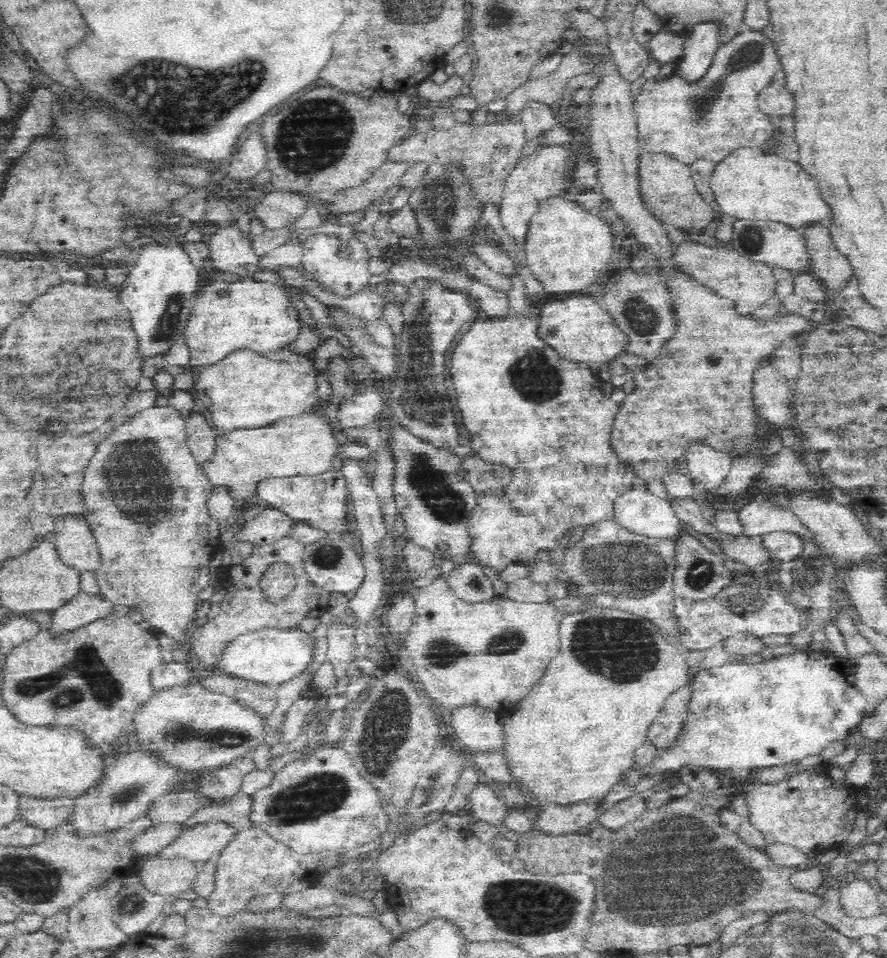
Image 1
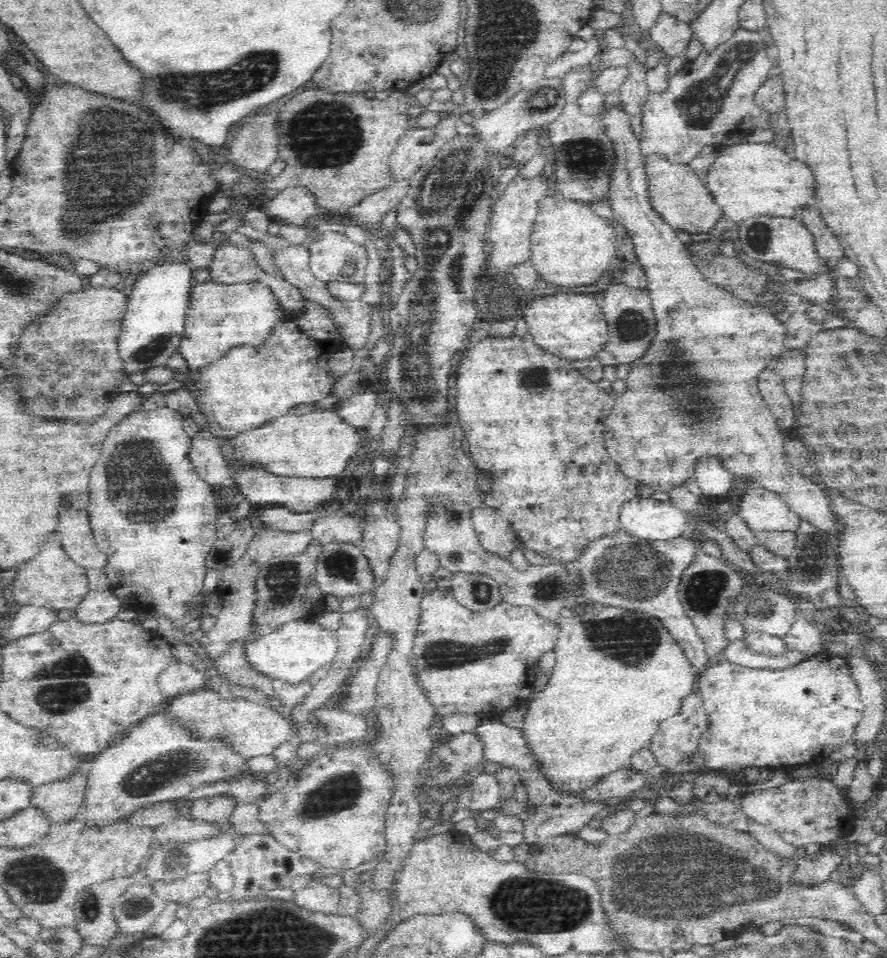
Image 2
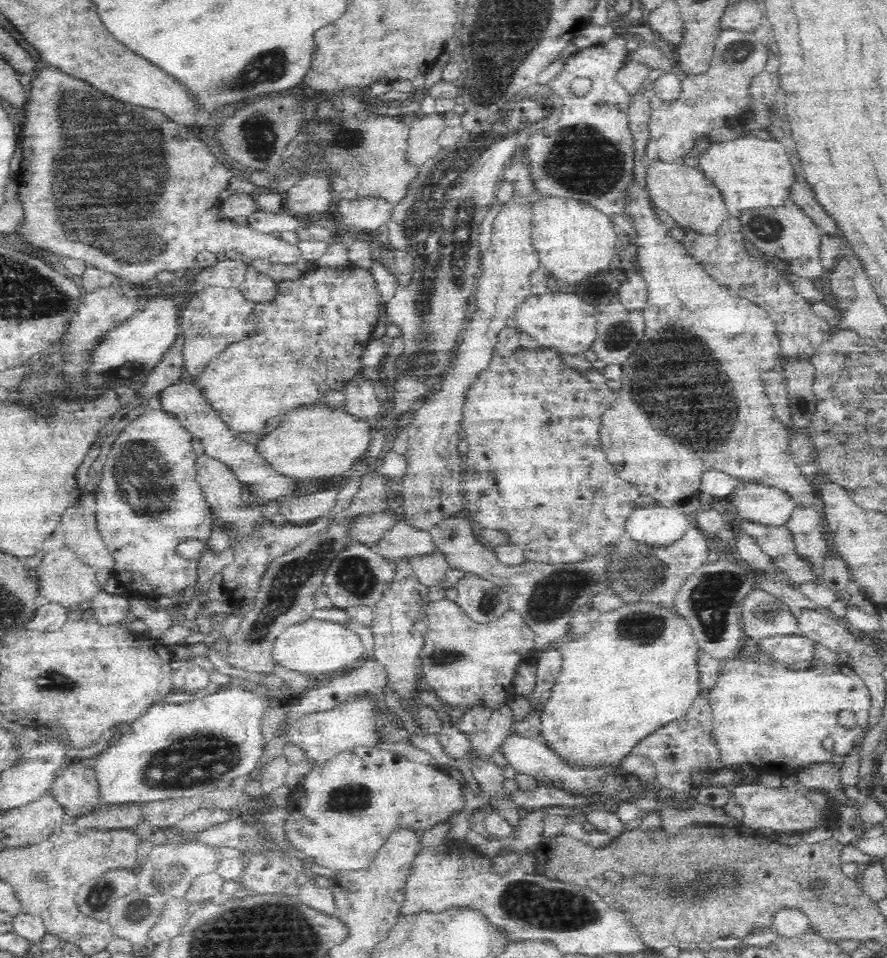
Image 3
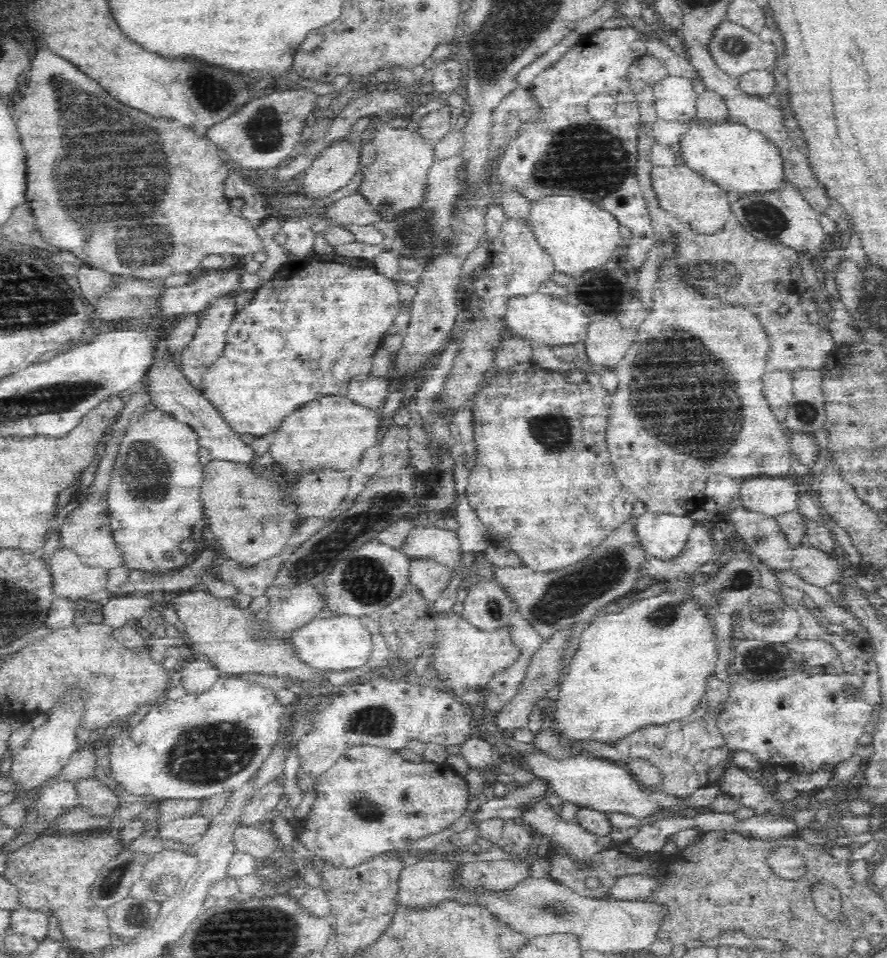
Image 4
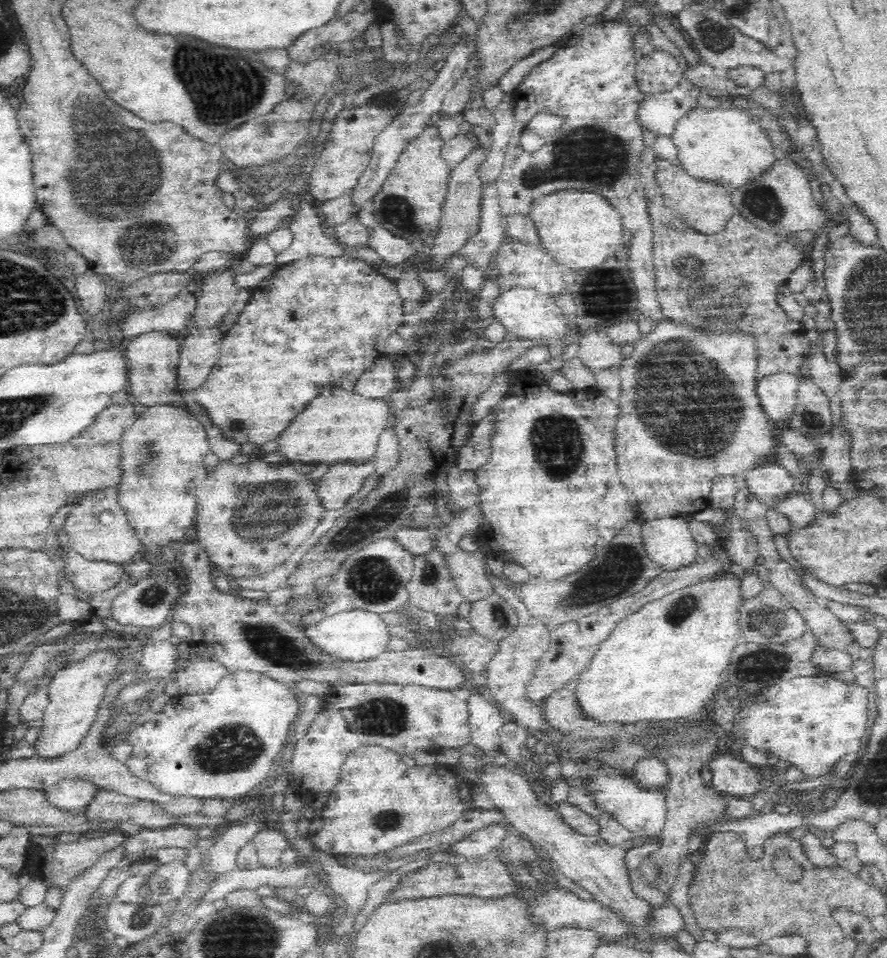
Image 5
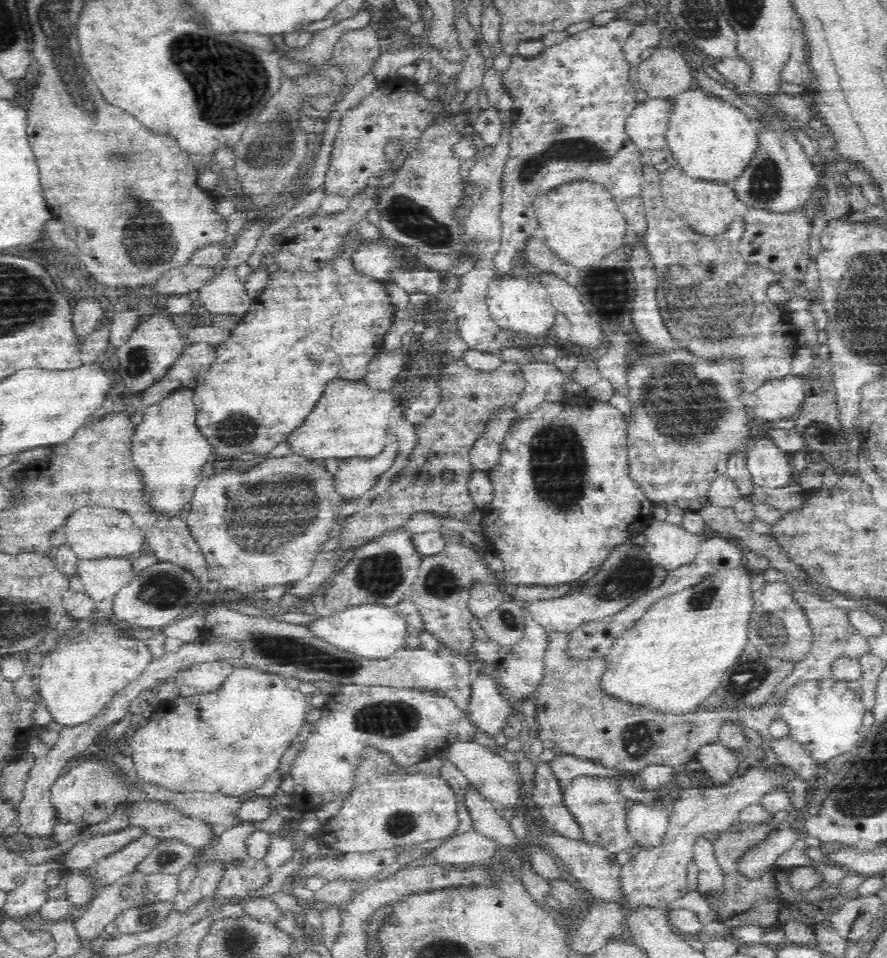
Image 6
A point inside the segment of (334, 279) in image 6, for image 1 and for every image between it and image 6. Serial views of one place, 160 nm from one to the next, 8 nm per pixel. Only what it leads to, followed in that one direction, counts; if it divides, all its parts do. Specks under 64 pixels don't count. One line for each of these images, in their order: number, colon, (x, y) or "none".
1: (245, 390)
2: (247, 387)
3: (312, 338)
4: (316, 325)
5: (320, 322)

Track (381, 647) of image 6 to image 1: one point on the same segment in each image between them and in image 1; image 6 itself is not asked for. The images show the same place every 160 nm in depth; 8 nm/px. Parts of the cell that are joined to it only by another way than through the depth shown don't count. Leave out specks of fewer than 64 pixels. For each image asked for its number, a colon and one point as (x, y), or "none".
1: (272, 656)
2: (293, 652)
3: (312, 648)
4: (334, 644)
5: (355, 635)

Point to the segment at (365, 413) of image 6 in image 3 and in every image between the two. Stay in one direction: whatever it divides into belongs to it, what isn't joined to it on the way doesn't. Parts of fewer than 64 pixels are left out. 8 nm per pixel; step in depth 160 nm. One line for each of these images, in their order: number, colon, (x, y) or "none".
3: (312, 443)
4: (332, 433)
5: (337, 427)

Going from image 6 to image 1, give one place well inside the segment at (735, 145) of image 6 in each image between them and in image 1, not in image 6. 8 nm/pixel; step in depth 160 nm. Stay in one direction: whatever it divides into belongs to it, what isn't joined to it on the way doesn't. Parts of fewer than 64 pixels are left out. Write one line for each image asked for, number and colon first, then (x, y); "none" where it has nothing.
1: (751, 183)
2: (752, 179)
3: (750, 173)
4: (744, 163)
5: (724, 145)

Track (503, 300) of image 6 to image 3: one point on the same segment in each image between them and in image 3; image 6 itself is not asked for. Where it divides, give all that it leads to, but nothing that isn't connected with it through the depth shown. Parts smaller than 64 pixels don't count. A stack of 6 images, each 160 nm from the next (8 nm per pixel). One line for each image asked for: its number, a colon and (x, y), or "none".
3: (566, 323)
4: (538, 317)
5: (526, 313)

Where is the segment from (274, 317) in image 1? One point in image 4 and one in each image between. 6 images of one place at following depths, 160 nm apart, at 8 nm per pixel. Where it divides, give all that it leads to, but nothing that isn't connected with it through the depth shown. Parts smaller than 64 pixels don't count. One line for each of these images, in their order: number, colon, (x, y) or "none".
2: (221, 316)
3: (213, 317)
4: (215, 320)

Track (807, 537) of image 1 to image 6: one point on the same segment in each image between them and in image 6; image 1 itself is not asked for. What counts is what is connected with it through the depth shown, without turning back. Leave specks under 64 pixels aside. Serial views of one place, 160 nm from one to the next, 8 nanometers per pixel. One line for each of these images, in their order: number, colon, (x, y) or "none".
2: (763, 510)
3: (766, 505)
4: (772, 497)
5: (771, 484)
6: (768, 465)

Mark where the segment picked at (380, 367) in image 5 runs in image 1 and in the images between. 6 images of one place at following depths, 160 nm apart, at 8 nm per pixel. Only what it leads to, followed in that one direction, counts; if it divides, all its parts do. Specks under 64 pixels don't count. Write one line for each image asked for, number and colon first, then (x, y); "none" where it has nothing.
1: (363, 408)
2: (356, 408)
3: (361, 402)
4: (370, 391)

